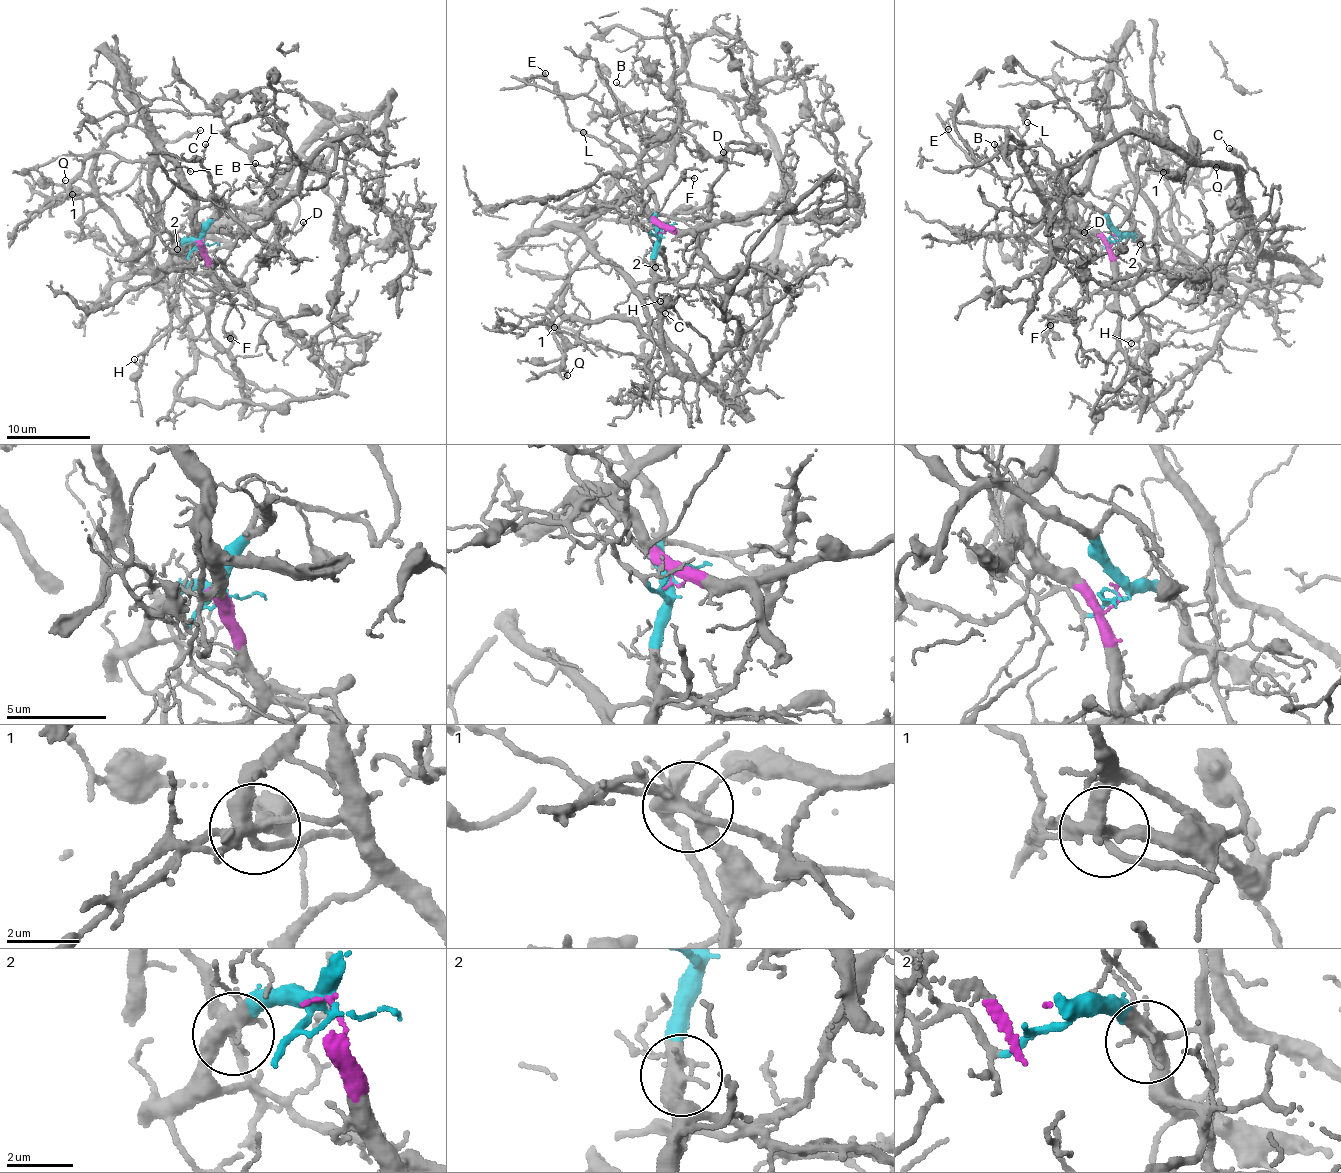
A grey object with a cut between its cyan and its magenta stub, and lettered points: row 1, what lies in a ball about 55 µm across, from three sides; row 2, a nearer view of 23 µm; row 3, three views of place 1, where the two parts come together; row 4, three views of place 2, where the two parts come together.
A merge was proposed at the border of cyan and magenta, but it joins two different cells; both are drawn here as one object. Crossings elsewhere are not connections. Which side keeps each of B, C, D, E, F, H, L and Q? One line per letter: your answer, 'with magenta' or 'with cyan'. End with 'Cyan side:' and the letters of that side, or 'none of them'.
B: with magenta
C: with magenta
D: with cyan
E: with cyan
F: with magenta
H: with cyan
L: with magenta
Q: with magenta
Cyan side: D, E, H

